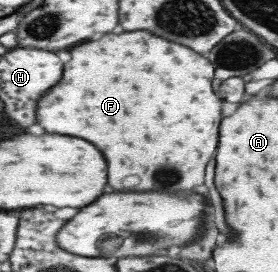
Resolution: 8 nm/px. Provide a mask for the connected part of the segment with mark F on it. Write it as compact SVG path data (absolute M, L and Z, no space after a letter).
M134 31L134 33L106 33L98 41L88 41L78 47L72 47L68 63L64 63L64 71L60 81L48 89L48 93L38 99L38 111L36 111L36 123L46 133L60 133L60 135L72 135L90 141L94 147L98 147L108 163L108 185L114 191L148 191L148 189L160 189L160 191L192 191L194 185L200 185L204 181L204 167L212 159L218 139L218 121L220 121L220 99L212 93L212 65L200 57L201 54L186 49L182 45L170 43L162 37L156 37L146 31Z

